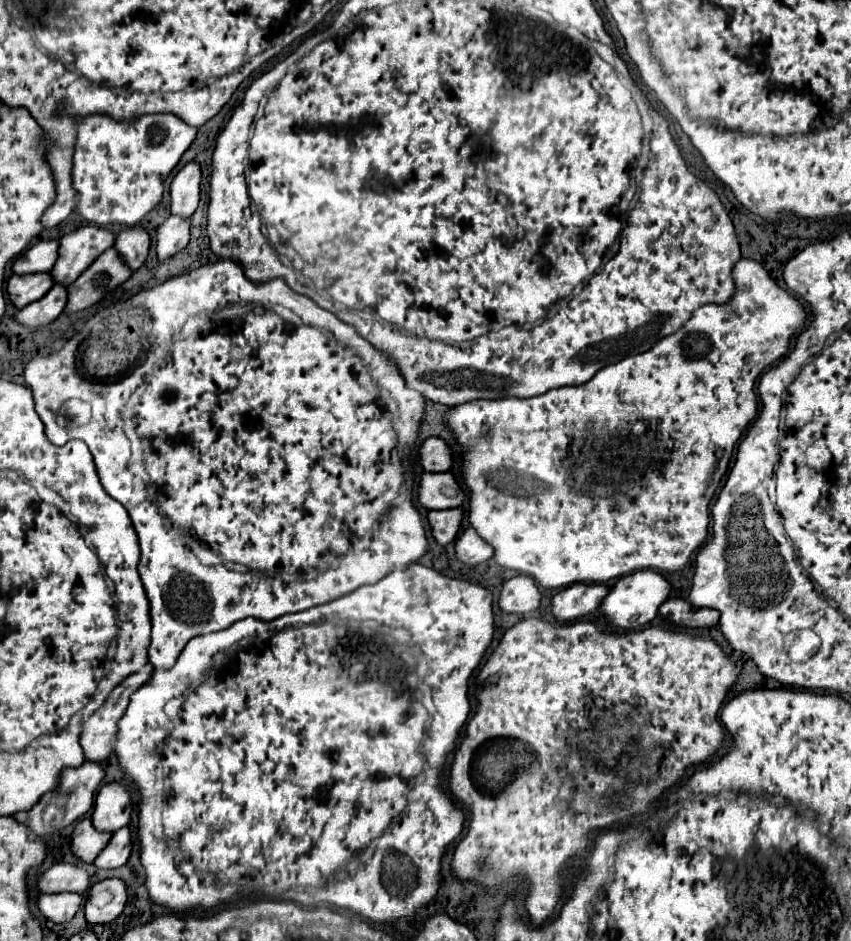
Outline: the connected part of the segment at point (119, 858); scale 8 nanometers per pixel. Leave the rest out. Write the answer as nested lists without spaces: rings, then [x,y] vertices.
[[[125,826],[123,830],[113,832],[111,842],[101,850],[99,858],[95,858],[93,866],[101,868],[101,870],[111,870],[111,868],[119,868],[127,862],[131,852],[131,830]]]

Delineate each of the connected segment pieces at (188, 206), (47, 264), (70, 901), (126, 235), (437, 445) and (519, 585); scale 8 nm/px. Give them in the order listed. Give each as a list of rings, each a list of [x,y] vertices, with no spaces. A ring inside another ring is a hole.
[[[197,162],[185,164],[171,182],[171,214],[191,218],[199,204],[201,168]]]
[[[41,240],[35,246],[27,248],[11,266],[13,274],[25,276],[25,274],[37,274],[37,272],[49,272],[57,260],[57,240]]]
[[[39,894],[37,906],[51,922],[67,922],[75,916],[83,898],[79,894]]]
[[[135,226],[135,228],[123,228],[113,248],[121,254],[123,262],[135,272],[143,266],[149,254],[149,246],[151,246],[149,234],[141,226]]]
[[[427,438],[419,446],[419,462],[425,472],[447,472],[453,464],[451,450],[441,438]]]
[[[515,576],[507,580],[501,588],[499,608],[509,614],[529,614],[537,610],[541,594],[535,582],[527,576]]]

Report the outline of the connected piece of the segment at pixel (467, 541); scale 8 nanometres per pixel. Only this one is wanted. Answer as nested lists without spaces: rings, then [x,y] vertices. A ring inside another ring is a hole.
[[[467,528],[455,540],[455,554],[459,562],[475,566],[491,558],[491,546],[487,546],[487,542],[483,542],[473,528]]]

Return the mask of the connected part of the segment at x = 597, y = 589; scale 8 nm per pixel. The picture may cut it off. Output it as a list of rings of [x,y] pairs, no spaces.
[[[575,584],[557,592],[551,600],[551,612],[557,622],[575,622],[597,610],[603,594],[609,588],[605,584]]]

